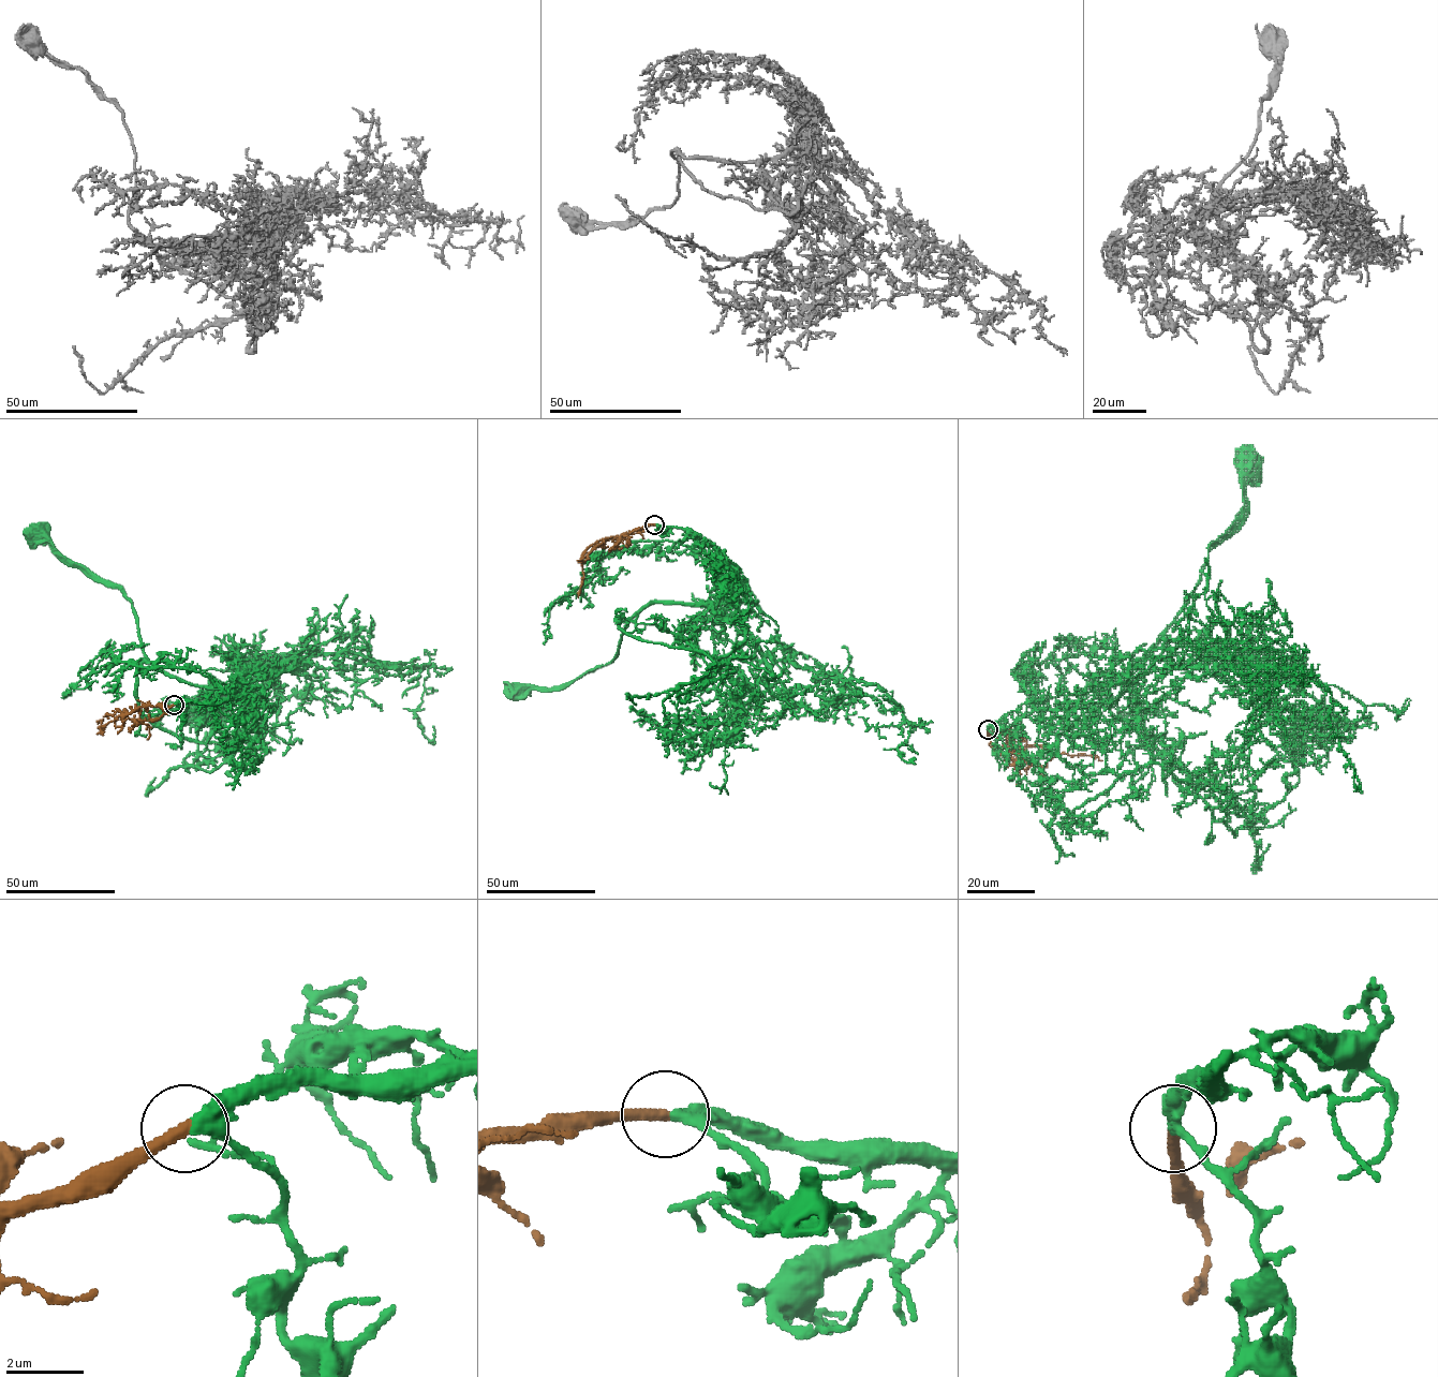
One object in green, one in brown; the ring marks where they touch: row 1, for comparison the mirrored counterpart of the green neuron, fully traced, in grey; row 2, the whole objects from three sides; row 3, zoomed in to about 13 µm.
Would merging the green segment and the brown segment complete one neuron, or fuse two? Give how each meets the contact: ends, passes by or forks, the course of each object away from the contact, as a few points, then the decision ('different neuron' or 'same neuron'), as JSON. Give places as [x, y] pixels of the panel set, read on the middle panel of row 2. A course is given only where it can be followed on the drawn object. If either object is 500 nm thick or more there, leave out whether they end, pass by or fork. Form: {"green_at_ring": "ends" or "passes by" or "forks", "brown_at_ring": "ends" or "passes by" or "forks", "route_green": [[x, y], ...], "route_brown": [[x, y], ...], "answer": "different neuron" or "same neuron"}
{"green_at_ring": "passes by", "brown_at_ring": "ends", "route_green": [[655, 524], [691, 529], [709, 545], [716, 598], [646, 605], [612, 661], [563, 686], [534, 687], [519, 697]], "route_brown": [[654, 524], [590, 546], [581, 560], [583, 577], [578, 597]], "answer": "same neuron"}

